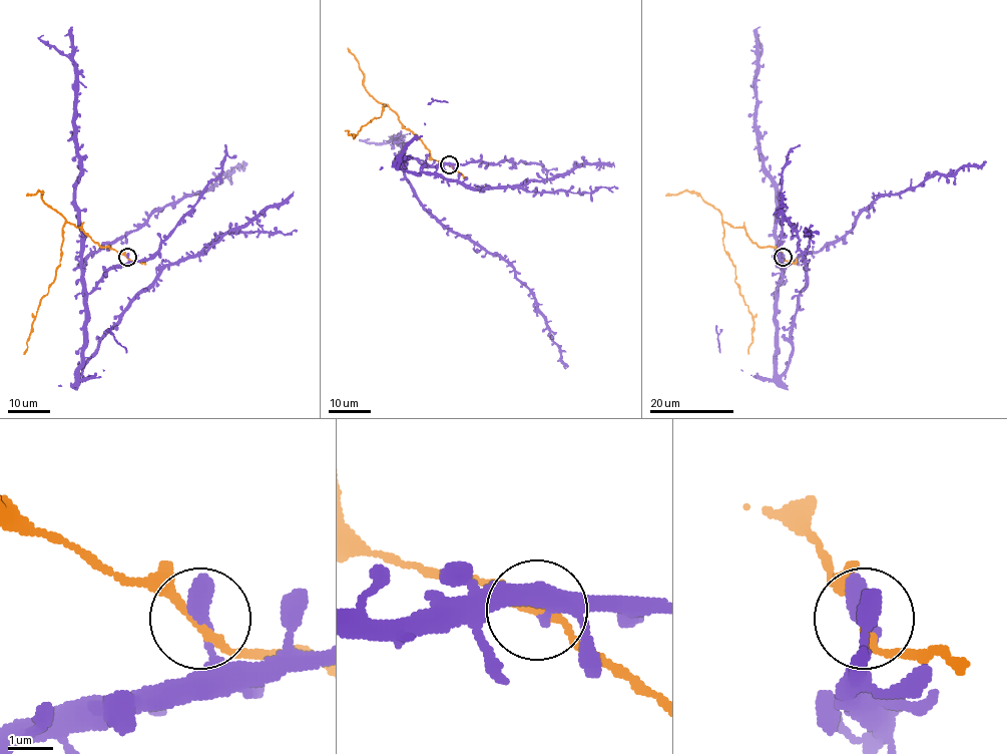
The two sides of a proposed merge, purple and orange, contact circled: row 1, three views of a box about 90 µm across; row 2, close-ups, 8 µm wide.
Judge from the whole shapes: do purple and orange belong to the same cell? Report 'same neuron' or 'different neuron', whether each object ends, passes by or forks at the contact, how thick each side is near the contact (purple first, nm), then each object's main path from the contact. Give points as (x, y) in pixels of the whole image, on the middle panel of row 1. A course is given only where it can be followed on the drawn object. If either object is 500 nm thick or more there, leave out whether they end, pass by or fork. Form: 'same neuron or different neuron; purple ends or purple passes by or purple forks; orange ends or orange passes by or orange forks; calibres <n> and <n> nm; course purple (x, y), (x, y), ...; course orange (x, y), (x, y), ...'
different neuron; purple ends; orange passes by; calibres 480 and 190 nm; course purple (449, 164), (429, 166), (401, 157), (407, 171), (434, 172), (472, 190), (526, 184), (585, 163), (614, 167); course orange (448, 164), (430, 155), (387, 105), (357, 134), (345, 131)

